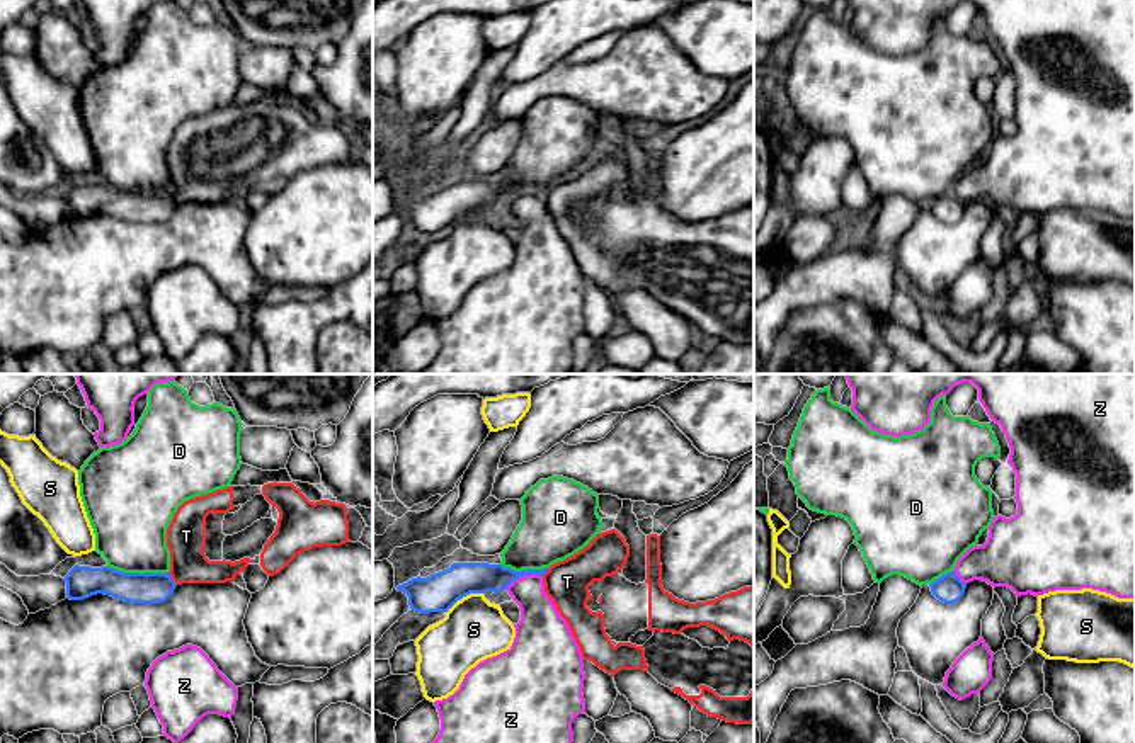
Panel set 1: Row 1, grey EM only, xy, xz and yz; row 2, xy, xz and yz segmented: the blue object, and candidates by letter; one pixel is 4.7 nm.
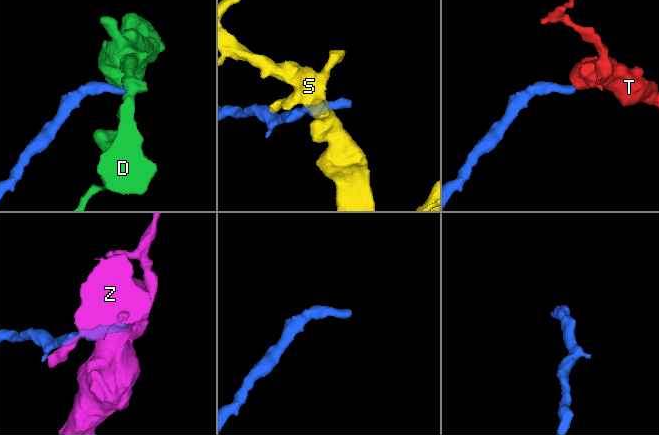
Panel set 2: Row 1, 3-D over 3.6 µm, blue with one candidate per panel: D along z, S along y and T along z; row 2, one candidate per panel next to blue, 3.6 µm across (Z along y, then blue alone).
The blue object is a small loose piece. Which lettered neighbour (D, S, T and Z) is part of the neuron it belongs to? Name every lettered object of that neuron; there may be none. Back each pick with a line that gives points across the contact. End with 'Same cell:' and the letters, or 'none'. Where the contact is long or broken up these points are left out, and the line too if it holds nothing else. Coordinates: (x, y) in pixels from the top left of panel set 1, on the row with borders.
T: across xy (131, 587), (159, 587), (171, 578), (186, 563), (186, 536)
Same cell: T

